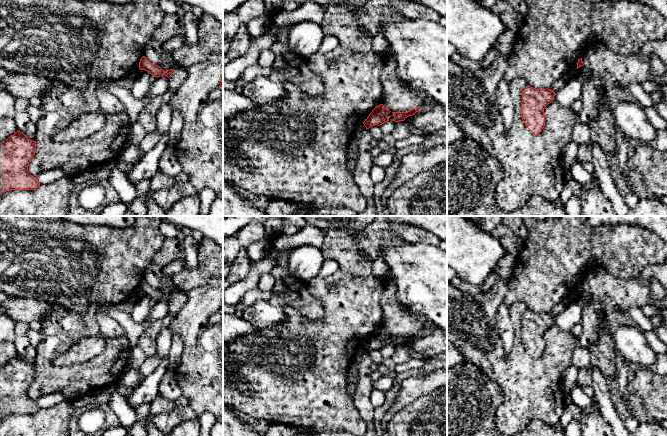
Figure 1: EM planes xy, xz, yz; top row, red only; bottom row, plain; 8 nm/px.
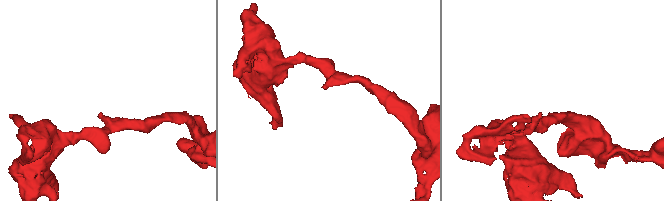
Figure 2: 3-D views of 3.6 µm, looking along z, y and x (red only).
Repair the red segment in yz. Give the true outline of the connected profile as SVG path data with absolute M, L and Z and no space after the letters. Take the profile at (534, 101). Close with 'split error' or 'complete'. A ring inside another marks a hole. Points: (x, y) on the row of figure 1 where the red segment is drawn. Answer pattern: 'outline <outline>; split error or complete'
outline M529 85L522 92L521 118L525 126L537 136L545 126L544 108L554 100L555 92Z; complete

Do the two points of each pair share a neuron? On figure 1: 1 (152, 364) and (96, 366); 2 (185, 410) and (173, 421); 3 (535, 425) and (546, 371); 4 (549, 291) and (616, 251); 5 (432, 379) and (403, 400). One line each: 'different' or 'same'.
1: different
2: same
3: different
4: same
5: same

